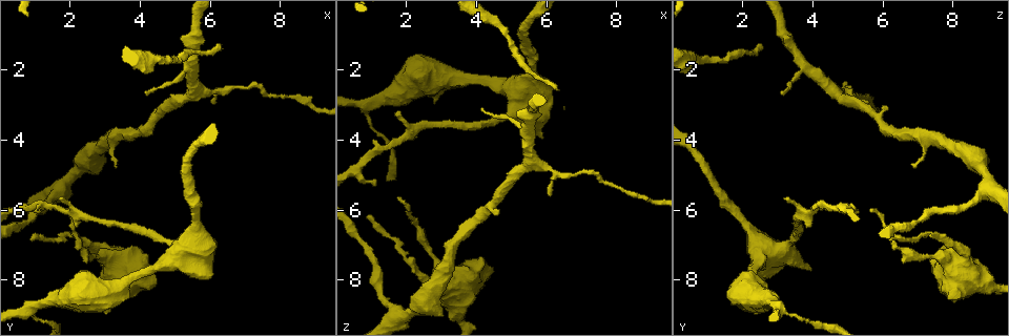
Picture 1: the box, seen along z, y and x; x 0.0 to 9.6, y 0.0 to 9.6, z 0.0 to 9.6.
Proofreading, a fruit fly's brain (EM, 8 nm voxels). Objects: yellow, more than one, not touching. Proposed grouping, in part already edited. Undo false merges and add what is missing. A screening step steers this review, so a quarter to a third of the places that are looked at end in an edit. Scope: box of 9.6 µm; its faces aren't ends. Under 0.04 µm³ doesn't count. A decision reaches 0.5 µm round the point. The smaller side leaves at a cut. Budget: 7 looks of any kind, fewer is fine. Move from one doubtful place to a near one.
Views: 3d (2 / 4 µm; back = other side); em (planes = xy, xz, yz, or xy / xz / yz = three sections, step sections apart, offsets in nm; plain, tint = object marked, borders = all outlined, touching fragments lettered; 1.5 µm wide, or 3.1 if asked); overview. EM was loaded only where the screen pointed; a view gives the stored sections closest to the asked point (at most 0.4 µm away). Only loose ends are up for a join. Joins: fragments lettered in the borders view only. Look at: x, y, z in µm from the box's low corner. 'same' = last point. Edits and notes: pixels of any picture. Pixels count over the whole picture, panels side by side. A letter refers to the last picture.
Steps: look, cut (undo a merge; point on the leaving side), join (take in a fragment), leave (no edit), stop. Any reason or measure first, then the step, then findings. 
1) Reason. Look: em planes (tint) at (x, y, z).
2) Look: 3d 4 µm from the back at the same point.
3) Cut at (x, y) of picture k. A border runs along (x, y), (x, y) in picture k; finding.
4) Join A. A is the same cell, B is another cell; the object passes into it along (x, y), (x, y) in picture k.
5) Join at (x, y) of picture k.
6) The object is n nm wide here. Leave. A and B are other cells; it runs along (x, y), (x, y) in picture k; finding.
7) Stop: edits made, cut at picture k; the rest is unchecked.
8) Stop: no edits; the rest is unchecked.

Free end. Look: 3d 4 µm at (6.25, 1.40, 2.60).

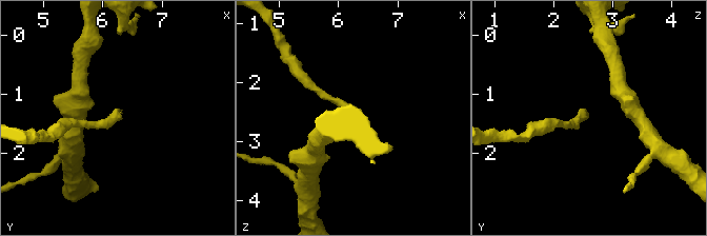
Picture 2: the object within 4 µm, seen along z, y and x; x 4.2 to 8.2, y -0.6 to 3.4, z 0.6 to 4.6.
Look: em planes (borders) at (6.30, 1.40, 2.55).

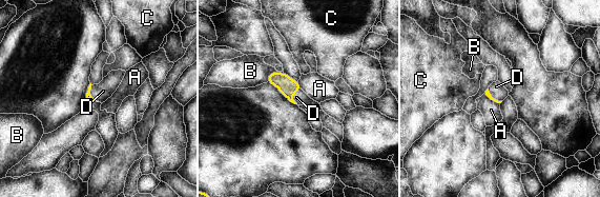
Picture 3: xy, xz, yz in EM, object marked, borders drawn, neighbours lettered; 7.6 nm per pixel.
Join D. D is the same cell, A, B and C are other cells; the object passes into it along (88, 96), (90, 95), (103, 91) in picture 3; it goes on there.

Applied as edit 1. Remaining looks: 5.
Thin end. Look: em xz step 4 (borders) at (1.70, 6.00, 5.70).

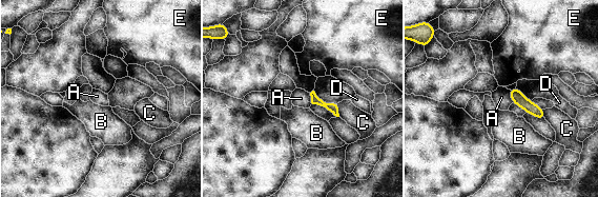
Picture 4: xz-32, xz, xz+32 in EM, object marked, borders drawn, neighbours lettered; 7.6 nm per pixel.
Leave. A, B, C, D and E are other cells; it runs along (513, 92), (541, 116) in picture 4; no lettered fragment goes on from it.

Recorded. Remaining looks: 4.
Three arms meet. Look: 3d 4 µm at (0.85, 8.85, 3.10).

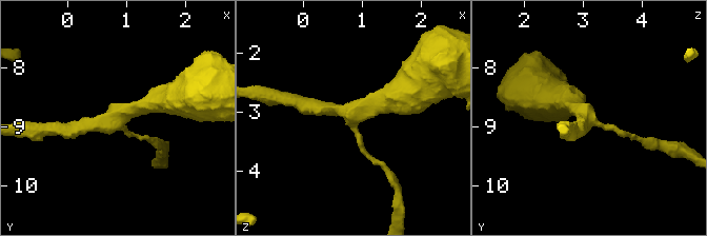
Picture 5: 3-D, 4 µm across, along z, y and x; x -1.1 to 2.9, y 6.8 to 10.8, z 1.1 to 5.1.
Look: em xy step 8 (tint) at (0.80, 8.85, 3.10).

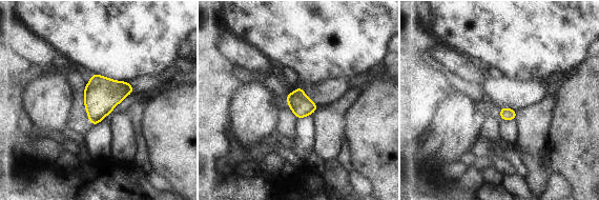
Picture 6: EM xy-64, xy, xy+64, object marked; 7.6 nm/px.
Look: em yz step 4 (borders) at the same point.

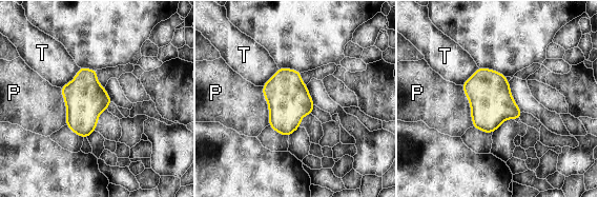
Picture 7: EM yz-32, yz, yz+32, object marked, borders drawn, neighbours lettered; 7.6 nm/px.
The object is 320 nm wide here. Leave. P and T are other cells; a border runs along (80, 67), (78, 73), (60, 87) in picture 7; all the same neuron.

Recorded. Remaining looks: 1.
Stop: edits made, join at picture 3; the rest is unchecked.

